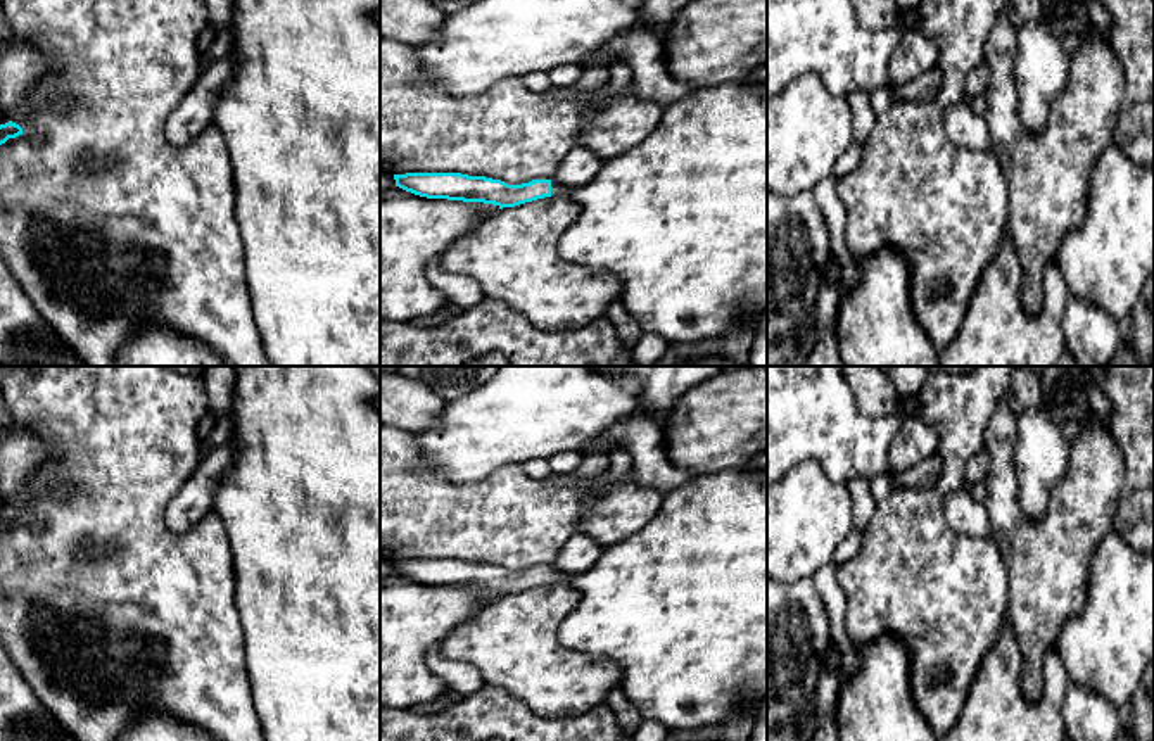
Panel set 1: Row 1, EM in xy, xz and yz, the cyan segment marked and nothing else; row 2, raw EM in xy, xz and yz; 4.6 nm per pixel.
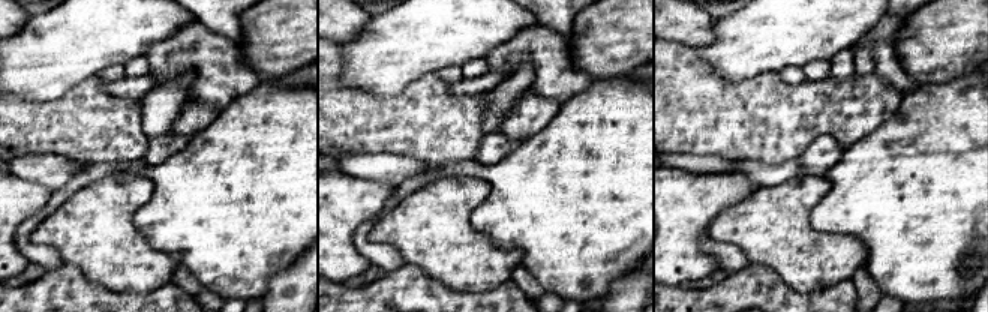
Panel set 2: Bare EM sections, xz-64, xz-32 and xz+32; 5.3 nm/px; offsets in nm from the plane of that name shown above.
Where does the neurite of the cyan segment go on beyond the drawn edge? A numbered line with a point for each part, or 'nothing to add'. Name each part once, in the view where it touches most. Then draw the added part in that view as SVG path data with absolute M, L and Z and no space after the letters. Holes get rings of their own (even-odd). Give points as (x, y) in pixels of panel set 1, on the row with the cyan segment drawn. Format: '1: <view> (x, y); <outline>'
1: xz (681, 220); M741 81L693 90L663 111L658 126L643 142L610 159L587 185L567 190L551 181L551 197L567 197L582 207L580 216L561 233L558 254L574 266L615 275L622 283L618 302L637 321L643 335L656 335L674 344L720 339L732 325L767 311L767 85Z

